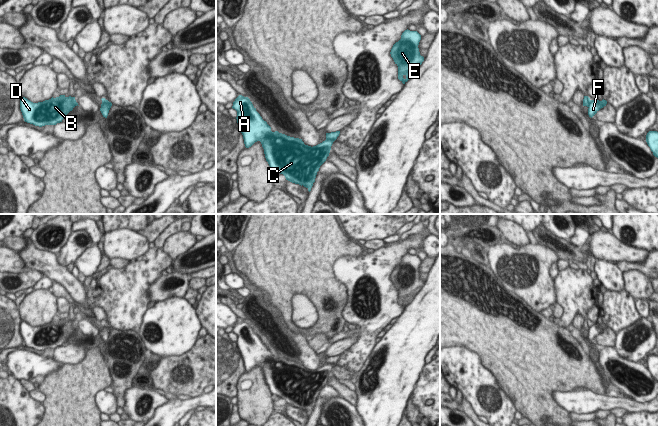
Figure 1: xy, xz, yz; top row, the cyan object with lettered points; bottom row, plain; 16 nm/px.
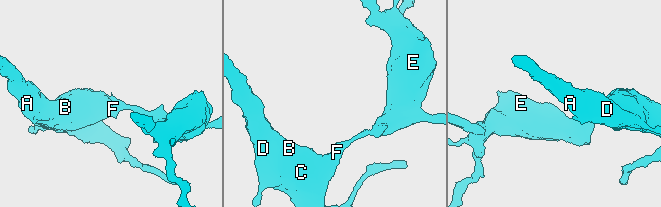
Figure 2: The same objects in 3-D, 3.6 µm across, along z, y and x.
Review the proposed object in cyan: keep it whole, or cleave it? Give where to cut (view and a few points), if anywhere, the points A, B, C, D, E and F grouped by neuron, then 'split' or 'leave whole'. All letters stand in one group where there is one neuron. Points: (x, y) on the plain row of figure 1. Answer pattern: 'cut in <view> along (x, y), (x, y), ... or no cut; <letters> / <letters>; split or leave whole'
cut in xz along (326, 362), (334, 364); A B C D F / E; split

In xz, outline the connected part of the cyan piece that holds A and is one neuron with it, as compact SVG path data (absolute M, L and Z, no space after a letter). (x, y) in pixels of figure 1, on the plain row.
M239 319L235 323L232 332L237 335L236 343L243 359L245 371L249 372L255 366L260 365L270 393L283 398L286 404L292 407L299 408L301 410L303 409L310 416L320 390L329 380L334 364L326 363L322 367L311 371L305 369L302 363L290 361L279 357L278 355L272 356L271 351L256 335L256 332L253 330L250 323L242 319Z

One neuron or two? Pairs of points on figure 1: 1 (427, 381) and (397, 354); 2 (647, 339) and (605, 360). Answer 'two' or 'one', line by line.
1: two
2: two

